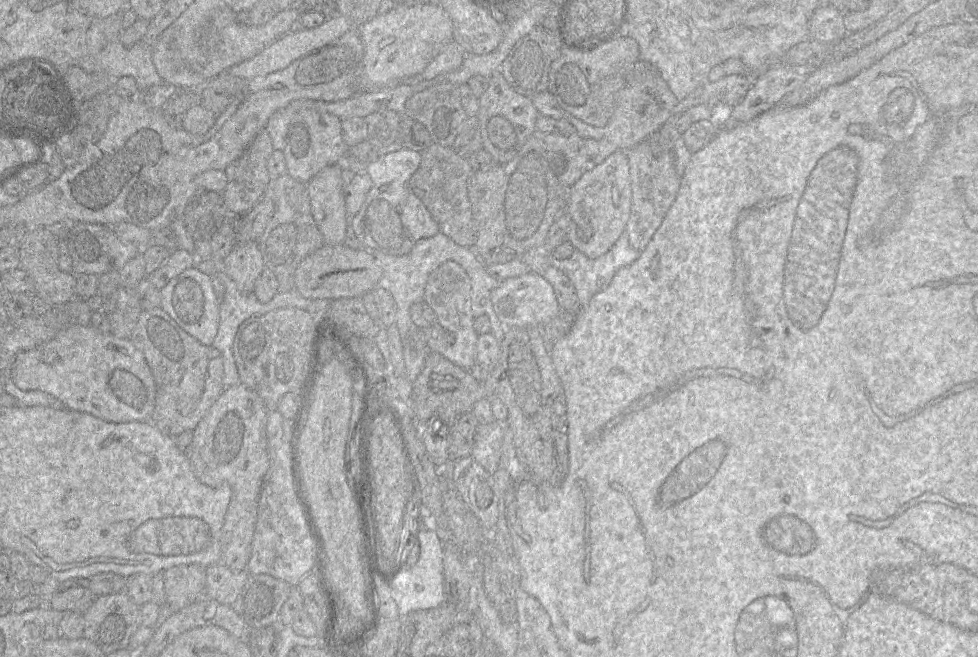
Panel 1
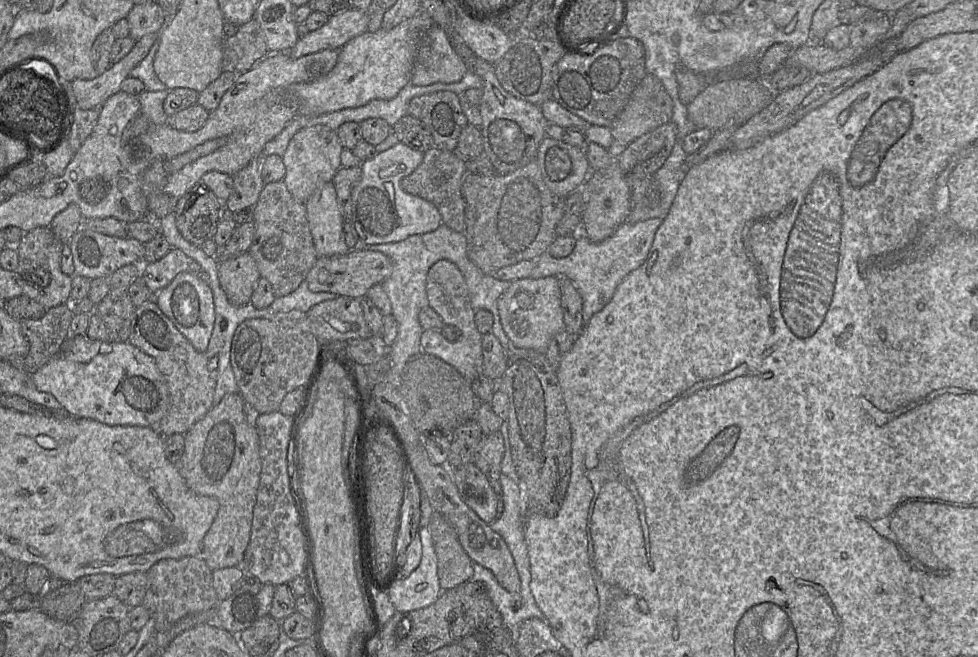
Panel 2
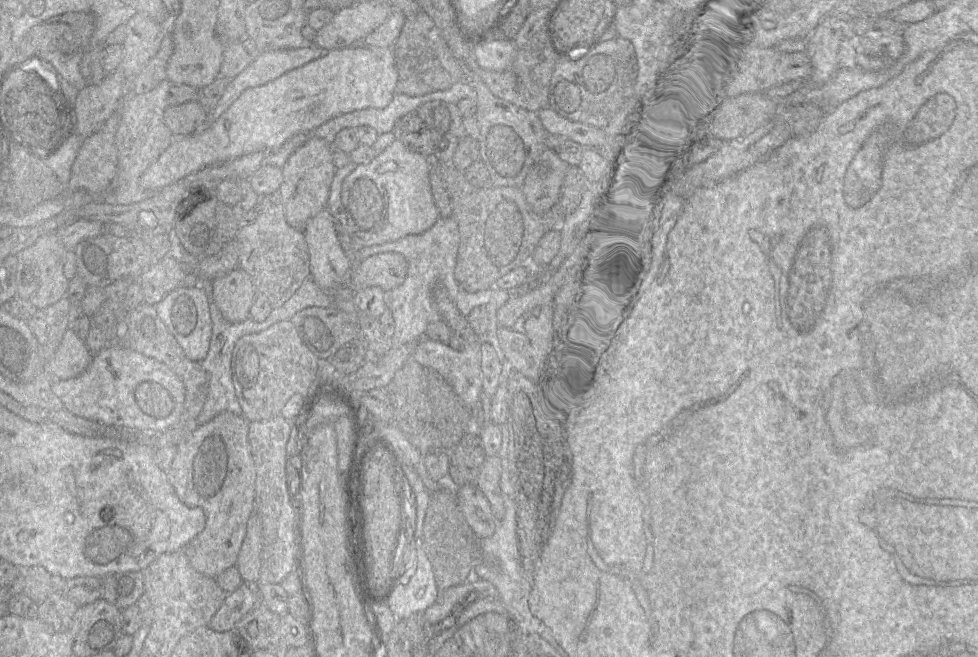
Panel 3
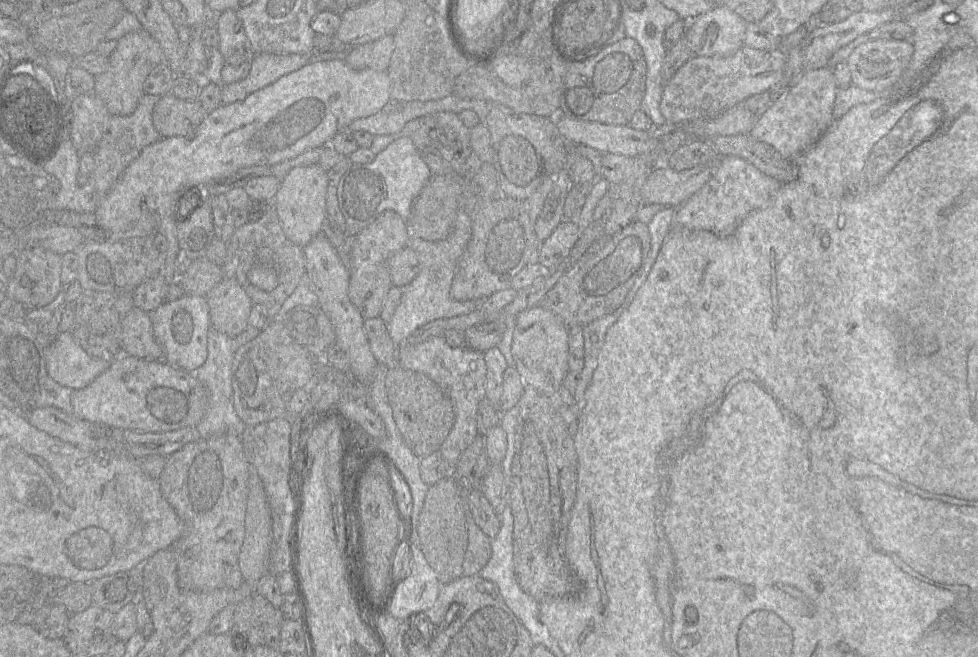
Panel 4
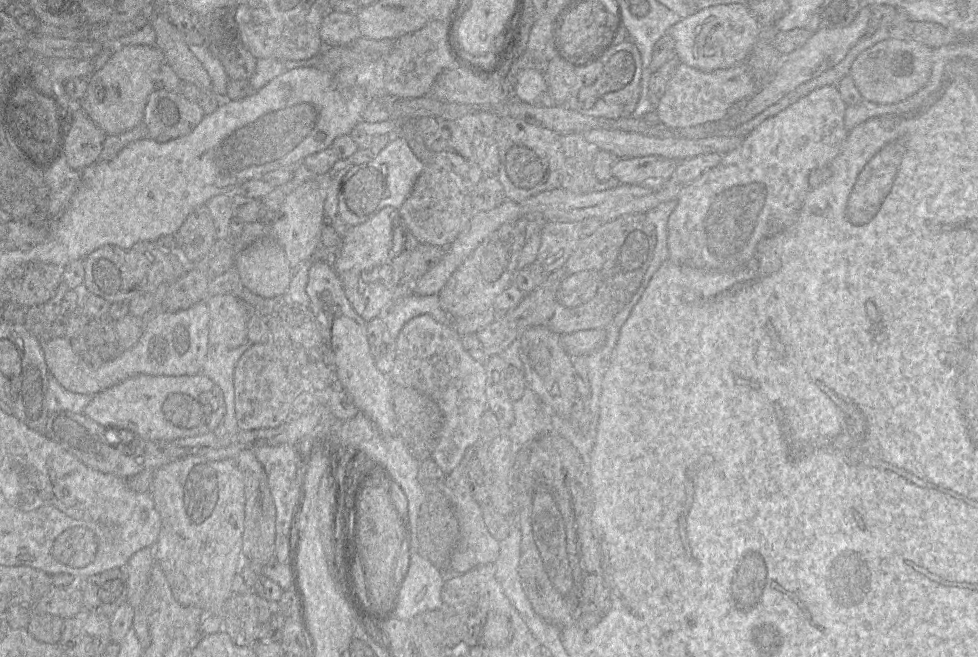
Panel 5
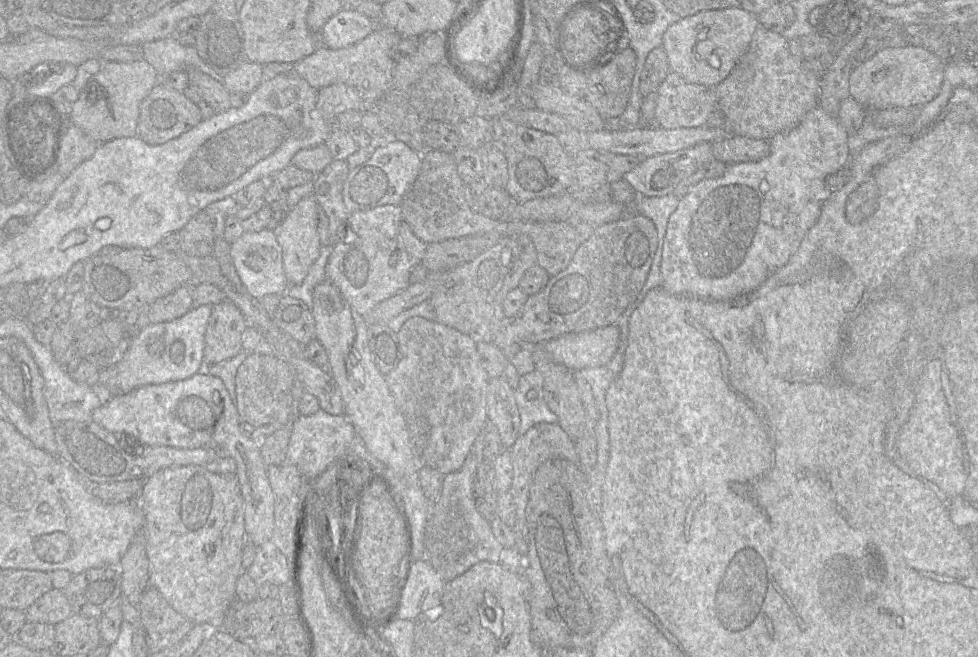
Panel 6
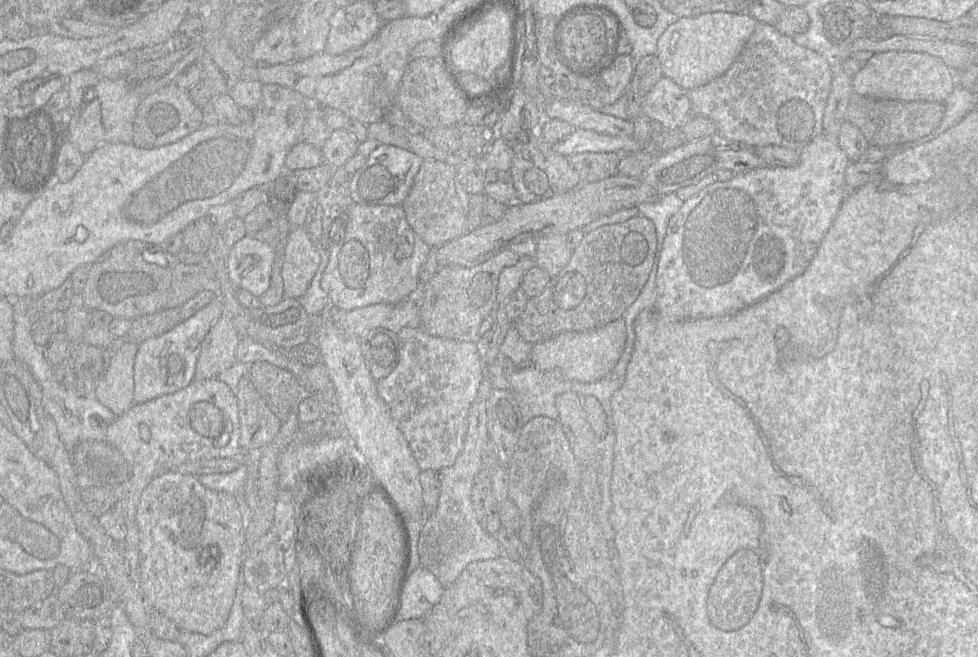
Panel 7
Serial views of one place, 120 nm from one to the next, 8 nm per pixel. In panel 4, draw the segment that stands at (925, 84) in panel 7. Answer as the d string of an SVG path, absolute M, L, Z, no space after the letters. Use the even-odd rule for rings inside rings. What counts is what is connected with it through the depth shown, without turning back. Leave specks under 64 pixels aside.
M870 39L857 46L847 59L852 84L869 91L887 90L901 78L913 54L911 40Z

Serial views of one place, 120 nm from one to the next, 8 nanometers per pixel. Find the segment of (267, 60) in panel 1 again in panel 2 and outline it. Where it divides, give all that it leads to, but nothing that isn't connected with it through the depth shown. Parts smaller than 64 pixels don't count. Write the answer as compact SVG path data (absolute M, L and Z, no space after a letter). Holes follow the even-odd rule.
M350 8L342 13L335 13L334 15L330 16L328 21L322 27L314 31L308 31L308 33L305 36L298 39L297 43L290 50L282 52L287 53L291 58L299 58L301 56L315 53L321 50L341 49L351 39L366 32L368 24L369 24L368 12L364 12L355 8Z

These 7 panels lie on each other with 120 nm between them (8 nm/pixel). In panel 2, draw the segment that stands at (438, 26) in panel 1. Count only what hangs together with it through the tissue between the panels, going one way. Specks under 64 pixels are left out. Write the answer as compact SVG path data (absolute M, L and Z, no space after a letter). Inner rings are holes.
M420 10L391 29L366 31L351 39L340 49L337 63L329 73L314 81L294 84L288 88L288 94L298 104L297 114L320 115L364 106L374 99L394 98L410 83L418 40L432 25L429 15Z

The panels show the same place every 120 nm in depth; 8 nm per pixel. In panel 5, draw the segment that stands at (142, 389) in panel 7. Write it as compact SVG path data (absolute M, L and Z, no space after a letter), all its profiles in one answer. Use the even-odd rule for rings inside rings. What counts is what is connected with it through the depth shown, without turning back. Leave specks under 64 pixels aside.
M206 301L178 312L161 311L144 322L144 332L137 343L123 350L115 359L99 368L88 366L72 349L65 336L44 343L44 357L49 373L60 385L74 393L96 395L136 375L195 375L201 373L209 350L209 309Z

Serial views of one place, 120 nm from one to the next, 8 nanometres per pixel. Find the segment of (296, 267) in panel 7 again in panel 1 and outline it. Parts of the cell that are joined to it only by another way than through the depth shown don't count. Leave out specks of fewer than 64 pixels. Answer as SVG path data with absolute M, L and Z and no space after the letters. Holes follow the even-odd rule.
M302 109L290 121L283 150L287 174L293 179L308 184L323 168L341 164L347 155L348 146L342 136L341 120L329 113Z

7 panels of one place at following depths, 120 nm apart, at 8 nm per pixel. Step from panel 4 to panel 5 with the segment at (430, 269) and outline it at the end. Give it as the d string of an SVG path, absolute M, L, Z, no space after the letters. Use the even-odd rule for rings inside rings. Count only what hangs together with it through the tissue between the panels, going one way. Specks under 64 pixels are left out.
M414 293L395 302L382 318L391 337L396 340L405 324L419 315L430 315L439 323L451 324L453 319L441 308L439 295L421 296Z

